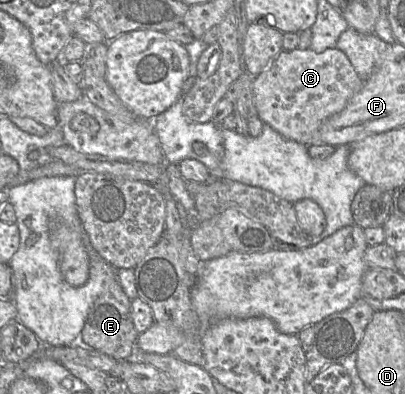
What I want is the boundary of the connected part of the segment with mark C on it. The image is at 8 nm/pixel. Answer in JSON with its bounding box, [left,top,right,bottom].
[252,48,364,146]

